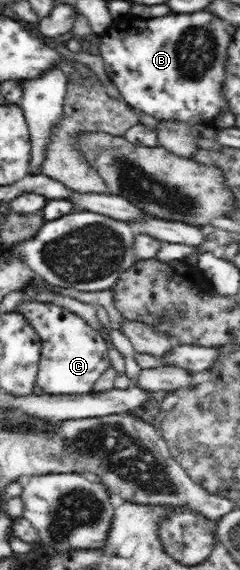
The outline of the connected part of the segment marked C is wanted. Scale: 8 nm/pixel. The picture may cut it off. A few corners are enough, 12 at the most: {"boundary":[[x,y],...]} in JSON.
{"boundary":[[24,302],[46,394],[92,393],[108,344],[56,304]]}

